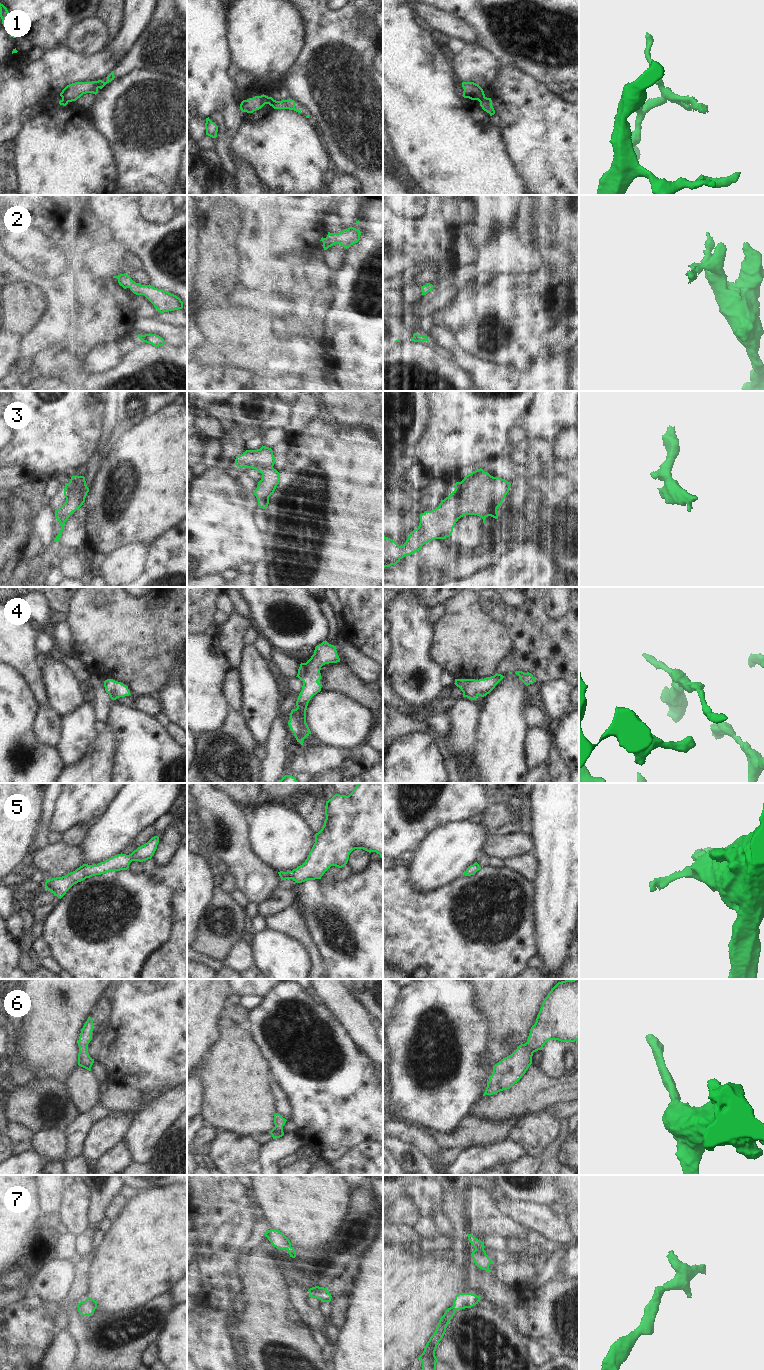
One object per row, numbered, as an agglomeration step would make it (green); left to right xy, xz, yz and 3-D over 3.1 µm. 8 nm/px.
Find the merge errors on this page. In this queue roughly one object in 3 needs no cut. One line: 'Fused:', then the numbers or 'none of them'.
Fused: 1

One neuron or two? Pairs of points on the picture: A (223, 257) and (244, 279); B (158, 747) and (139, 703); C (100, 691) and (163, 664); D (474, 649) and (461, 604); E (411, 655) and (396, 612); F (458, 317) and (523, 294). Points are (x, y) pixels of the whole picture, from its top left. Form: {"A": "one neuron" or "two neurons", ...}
{"A": "two neurons", "B": "two neurons", "C": "two neurons", "D": "one neuron", "E": "one neuron", "F": "one neuron"}

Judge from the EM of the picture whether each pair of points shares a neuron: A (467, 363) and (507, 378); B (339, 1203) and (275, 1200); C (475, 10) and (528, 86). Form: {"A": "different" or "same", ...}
{"A": "same", "B": "same", "C": "different"}

